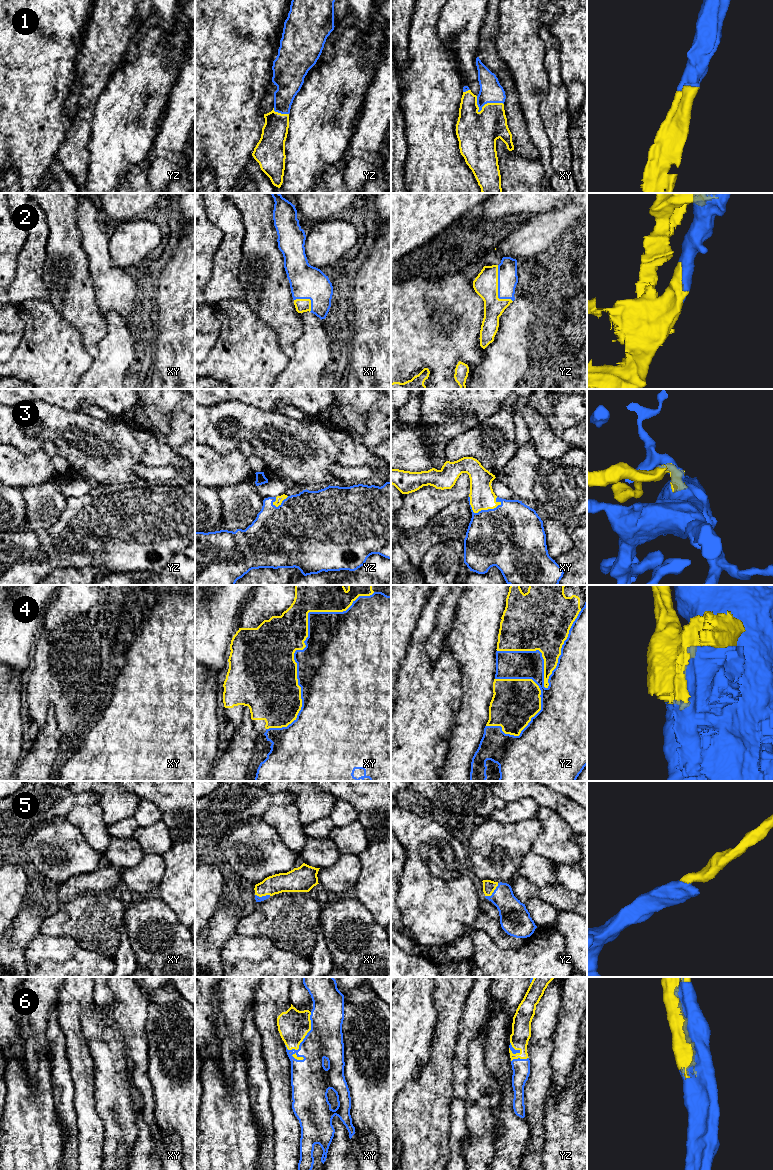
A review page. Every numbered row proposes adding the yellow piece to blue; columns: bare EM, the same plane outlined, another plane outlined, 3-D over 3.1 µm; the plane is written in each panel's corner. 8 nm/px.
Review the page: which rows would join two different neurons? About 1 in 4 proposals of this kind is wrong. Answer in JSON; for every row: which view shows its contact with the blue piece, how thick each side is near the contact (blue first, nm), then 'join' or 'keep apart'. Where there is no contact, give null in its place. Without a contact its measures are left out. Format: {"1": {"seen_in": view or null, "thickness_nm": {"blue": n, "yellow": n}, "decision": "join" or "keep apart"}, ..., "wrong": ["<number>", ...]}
{"1": {"seen_in": "xy", "thickness_nm": {"blue": 180, "yellow": 320}, "decision": "join"}, "2": {"seen_in": "yz", "thickness_nm": {"blue": 160, "yellow": 190}, "decision": "join"}, "3": {"seen_in": "xy", "thickness_nm": {"blue": 460, "yellow": 200}, "decision": "join"}, "4": {"seen_in": "xy", "thickness_nm": {"blue": 500, "yellow": 380}, "decision": "keep apart"}, "5": {"seen_in": "yz", "thickness_nm": {"blue": 220, "yellow": 100}, "decision": "join"}, "6": {"seen_in": "xy", "thickness_nm": {"blue": 280, "yellow": 260}, "decision": "join"}, "wrong": ["4"]}

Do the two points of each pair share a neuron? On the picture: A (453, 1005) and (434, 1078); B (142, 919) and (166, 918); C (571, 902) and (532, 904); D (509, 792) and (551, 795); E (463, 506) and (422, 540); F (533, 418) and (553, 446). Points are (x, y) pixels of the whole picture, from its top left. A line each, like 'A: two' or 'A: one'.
A: one
B: one
C: two
D: one
E: one
F: one

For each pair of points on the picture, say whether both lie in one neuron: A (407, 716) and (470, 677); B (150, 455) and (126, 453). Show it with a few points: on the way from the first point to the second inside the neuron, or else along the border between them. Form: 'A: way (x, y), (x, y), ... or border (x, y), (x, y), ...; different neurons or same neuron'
A: border (457, 660), (461, 688), (460, 707); different neurons
B: border (137, 431), (135, 436), (143, 449), (143, 462); different neurons

